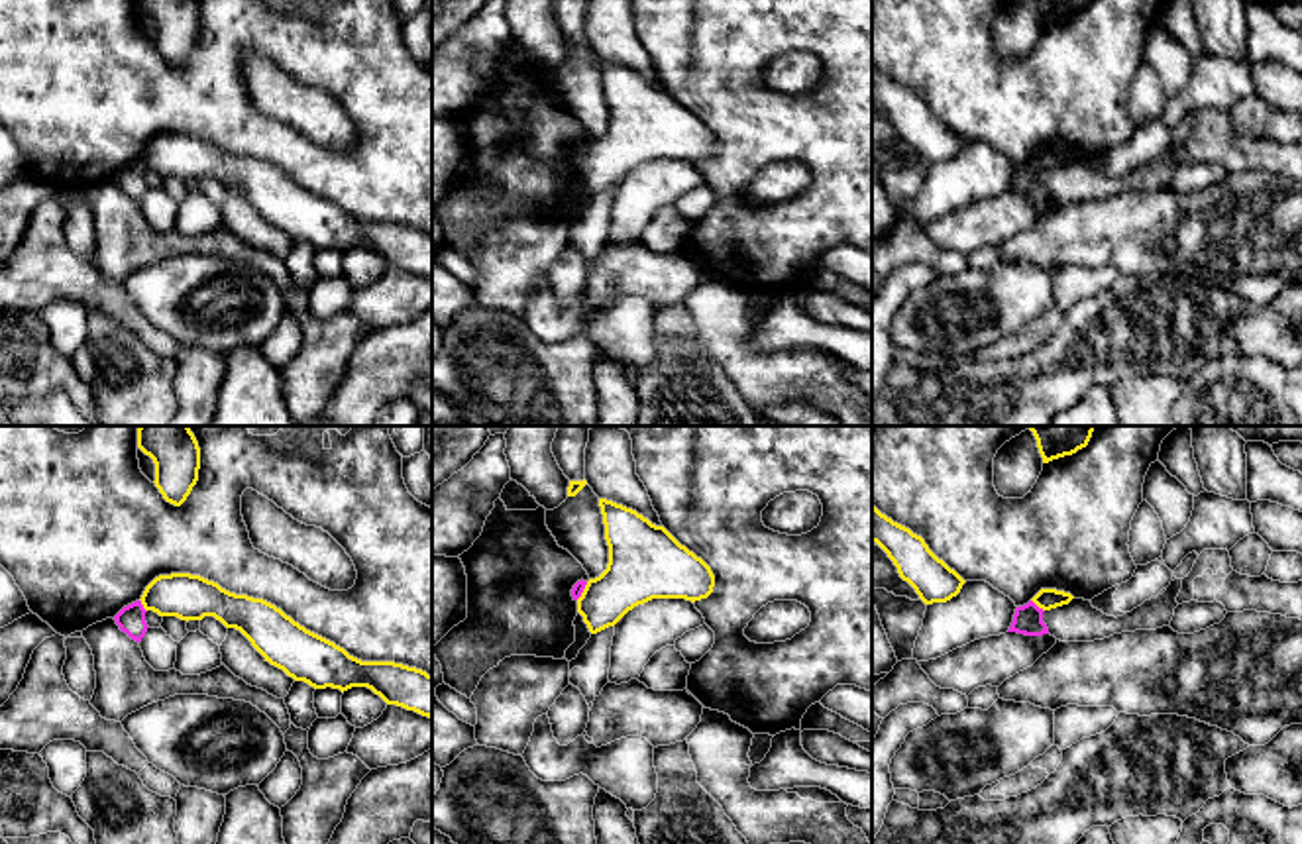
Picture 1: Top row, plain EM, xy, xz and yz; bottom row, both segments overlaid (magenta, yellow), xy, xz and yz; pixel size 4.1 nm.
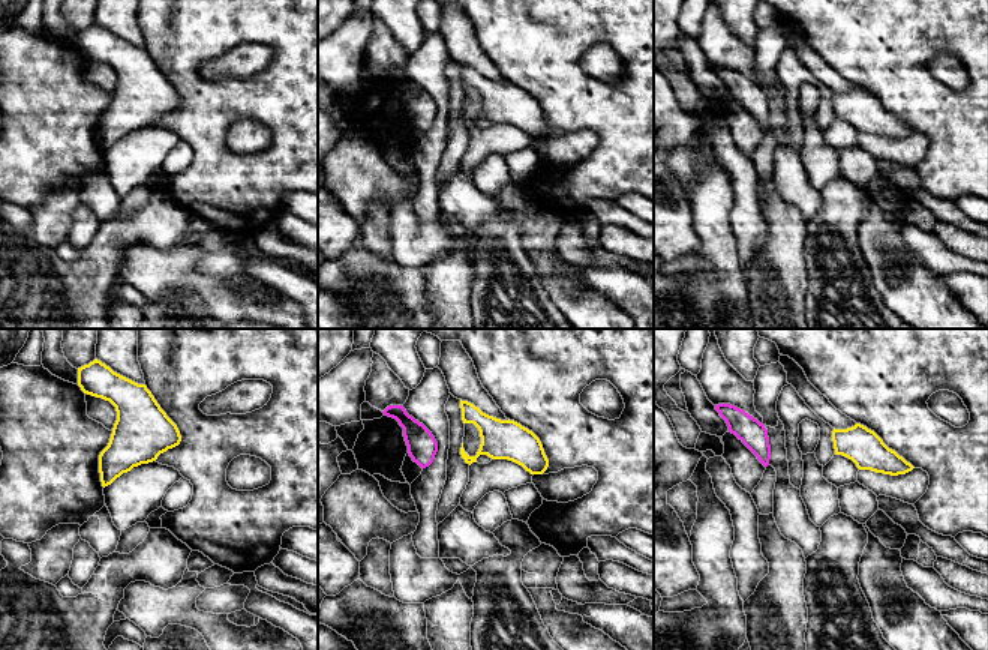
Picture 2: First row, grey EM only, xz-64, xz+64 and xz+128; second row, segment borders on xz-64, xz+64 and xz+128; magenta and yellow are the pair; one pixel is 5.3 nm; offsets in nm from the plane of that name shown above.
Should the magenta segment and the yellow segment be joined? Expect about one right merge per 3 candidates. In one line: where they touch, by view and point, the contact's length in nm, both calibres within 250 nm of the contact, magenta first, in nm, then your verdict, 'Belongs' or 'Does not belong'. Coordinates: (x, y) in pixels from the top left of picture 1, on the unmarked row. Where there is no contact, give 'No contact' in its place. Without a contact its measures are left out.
Touches magenta at yz (1035, 165). Shared border 80 nm. Thickness 120 nm (magenta) against 90 nm. Does not belong

